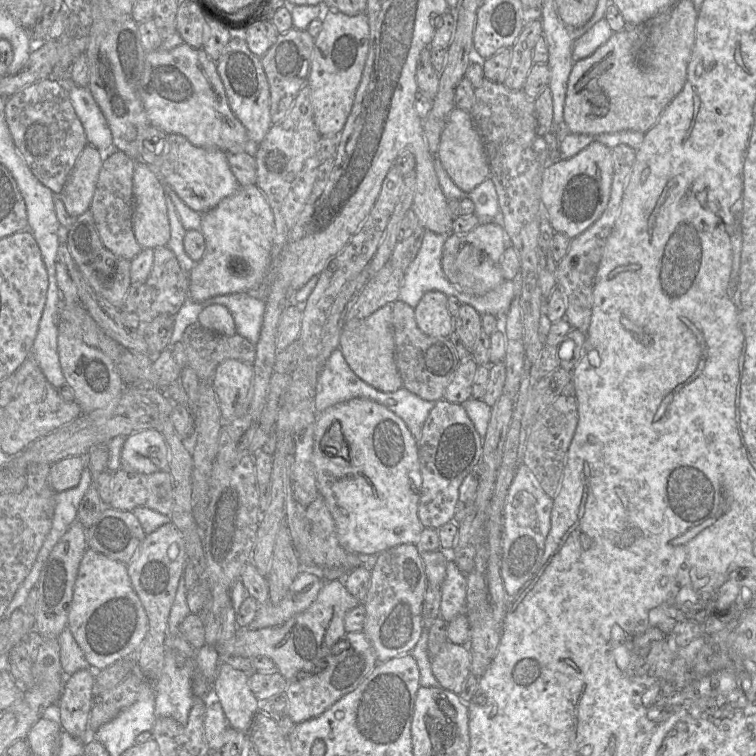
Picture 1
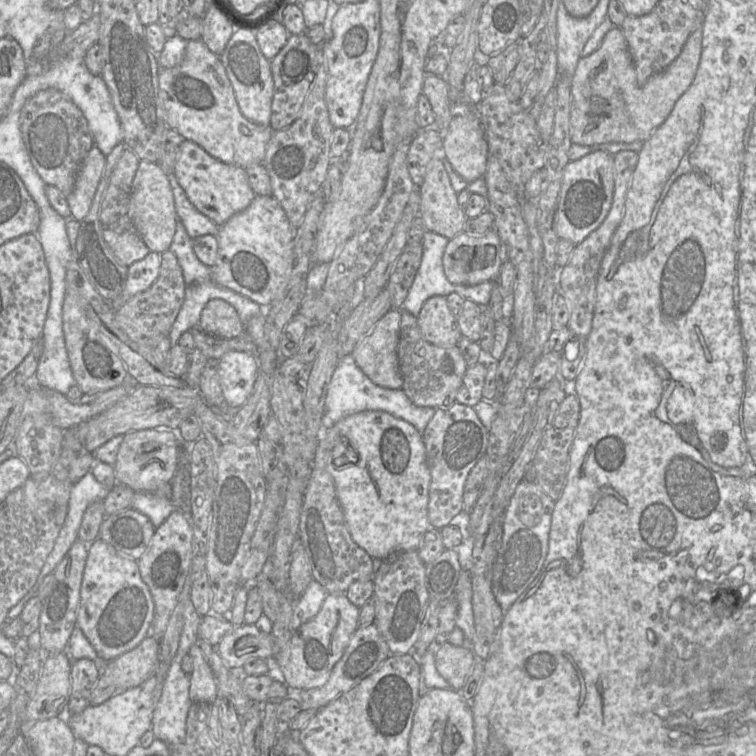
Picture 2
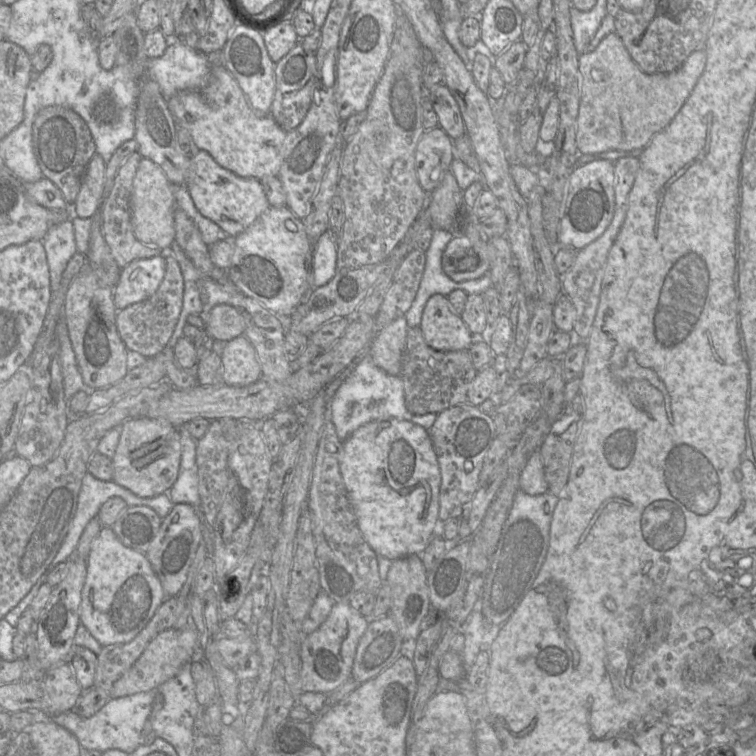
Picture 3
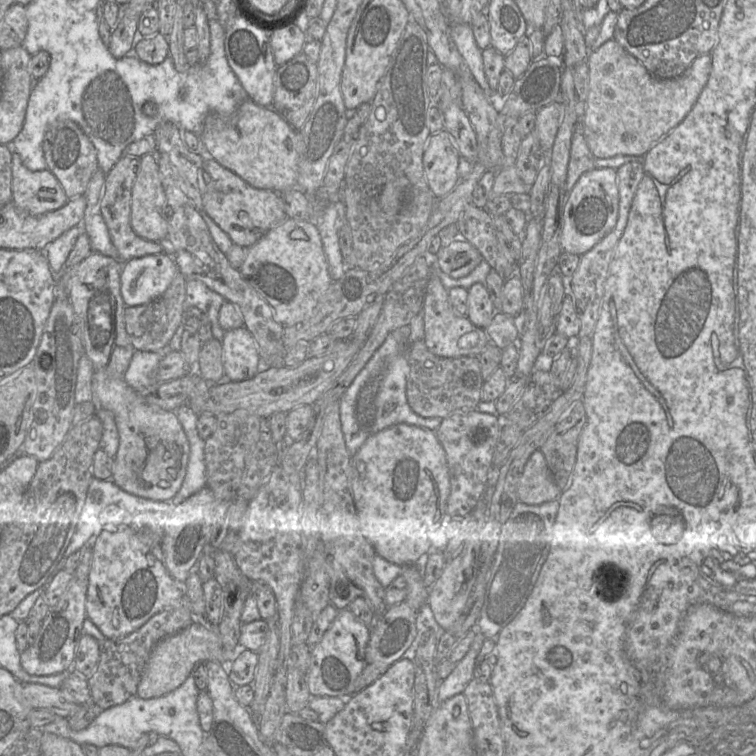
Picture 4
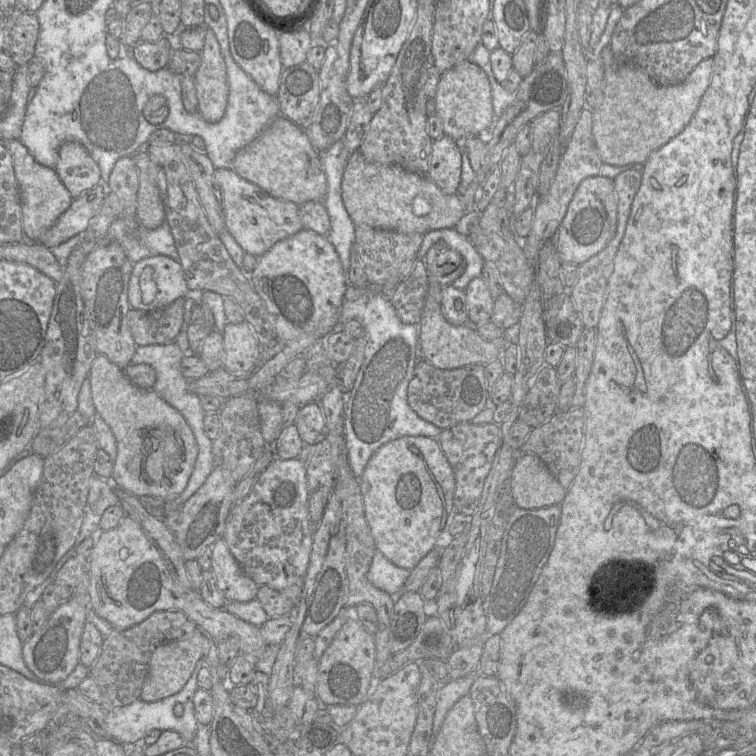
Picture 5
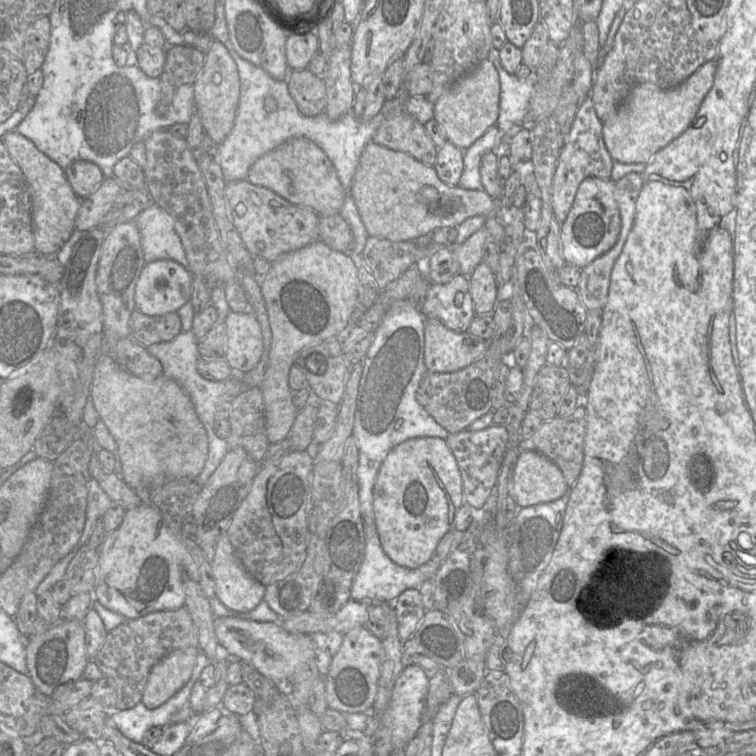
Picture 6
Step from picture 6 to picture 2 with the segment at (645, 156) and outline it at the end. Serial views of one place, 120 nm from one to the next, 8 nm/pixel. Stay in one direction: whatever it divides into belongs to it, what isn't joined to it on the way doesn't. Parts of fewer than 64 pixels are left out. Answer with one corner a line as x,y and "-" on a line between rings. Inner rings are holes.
700,26
690,34
680,53
664,70
638,86
625,36
620,27
611,28
593,53
579,59
572,76
569,126
572,143
592,146
647,140
694,81
702,58
702,35
703,26

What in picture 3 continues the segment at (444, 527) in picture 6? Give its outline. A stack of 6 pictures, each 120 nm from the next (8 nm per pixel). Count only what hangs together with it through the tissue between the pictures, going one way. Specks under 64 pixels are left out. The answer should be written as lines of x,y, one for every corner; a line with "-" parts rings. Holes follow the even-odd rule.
375,420
354,431
343,447
340,472
365,541
378,557
391,561
410,555
421,558
439,520
441,474
429,432
406,420

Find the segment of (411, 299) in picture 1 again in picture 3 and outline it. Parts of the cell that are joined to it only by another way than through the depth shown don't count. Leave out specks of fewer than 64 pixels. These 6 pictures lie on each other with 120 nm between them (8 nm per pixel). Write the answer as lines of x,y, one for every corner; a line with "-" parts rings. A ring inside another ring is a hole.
442,229
433,230
430,246
425,252
426,263
419,289
405,314
409,328
420,327
423,310
432,295
447,297
453,290
459,289
459,282
451,280
442,268
442,254
455,234
457,233

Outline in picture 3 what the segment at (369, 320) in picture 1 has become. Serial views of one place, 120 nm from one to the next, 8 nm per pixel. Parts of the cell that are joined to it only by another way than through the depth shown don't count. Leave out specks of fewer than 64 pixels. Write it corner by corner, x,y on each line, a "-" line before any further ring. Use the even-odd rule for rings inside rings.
405,316
398,317
383,328
369,344
369,354
374,364
389,375
401,376
407,329

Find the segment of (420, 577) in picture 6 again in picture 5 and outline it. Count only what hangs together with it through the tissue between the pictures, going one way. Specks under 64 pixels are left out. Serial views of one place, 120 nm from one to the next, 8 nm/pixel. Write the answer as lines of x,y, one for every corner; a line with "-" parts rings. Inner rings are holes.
376,550
367,579
376,588
396,597
403,591
409,575
410,570
394,565
380,551

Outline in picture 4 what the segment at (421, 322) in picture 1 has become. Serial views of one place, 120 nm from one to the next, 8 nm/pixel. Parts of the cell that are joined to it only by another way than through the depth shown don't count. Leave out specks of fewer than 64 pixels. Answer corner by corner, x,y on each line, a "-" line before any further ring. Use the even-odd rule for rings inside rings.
432,272
425,292
423,320
424,343
427,349
438,357
477,357
490,343
484,329
476,327
466,316
453,311
448,300
448,290
443,286
440,278

